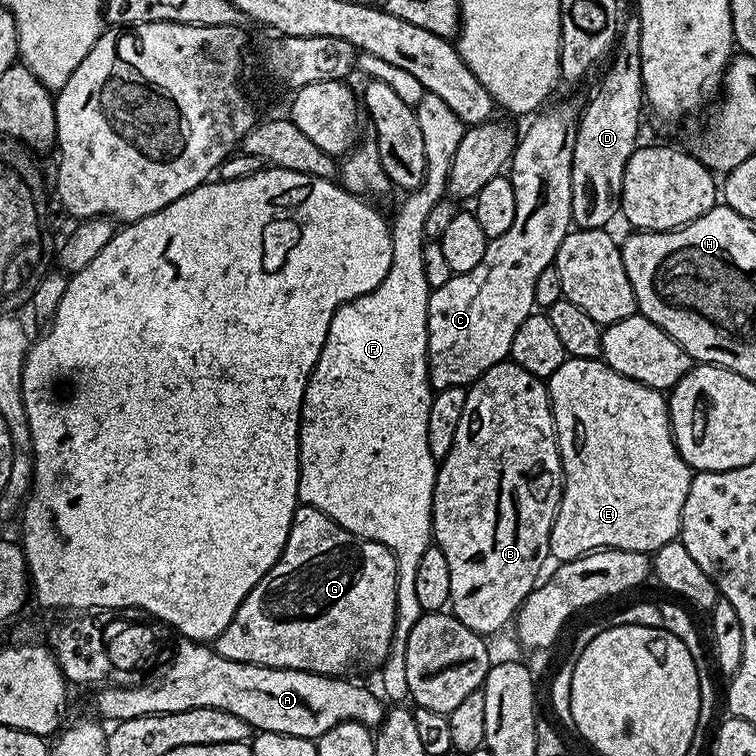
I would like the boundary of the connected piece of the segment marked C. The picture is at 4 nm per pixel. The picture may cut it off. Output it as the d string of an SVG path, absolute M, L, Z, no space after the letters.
M554 104L541 111L535 117L537 120L516 141L516 151L510 161L510 179L518 210L510 230L488 241L486 254L482 254L482 262L478 262L474 270L457 272L450 282L446 282L446 286L431 289L428 298L428 382L433 389L471 385L481 372L509 359L514 334L518 334L518 326L522 326L522 322L533 315L532 307L537 303L534 282L542 270L553 267L558 246L562 246L562 238L566 238L573 227L572 163L578 108L572 104Z

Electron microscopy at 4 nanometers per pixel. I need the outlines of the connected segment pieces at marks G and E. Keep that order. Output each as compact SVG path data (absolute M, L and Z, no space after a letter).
M300 504L297 507L290 534L286 538L286 546L274 562L274 566L265 576L260 579L258 586L246 594L242 606L234 614L230 626L222 630L222 634L216 637L214 647L222 658L230 658L234 662L246 662L247 664L257 664L258 666L270 666L271 668L293 668L303 672L316 672L320 676L339 677L347 670L351 664L376 664L383 665L384 660L388 657L388 651L392 645L392 635L394 634L394 622L396 621L396 556L384 544L379 544L373 540L367 540L361 536L350 534L338 522L334 522L322 510L318 510L309 504Z
M565 359L552 376L547 377L548 398L552 401L552 420L556 423L556 444L560 448L560 464L564 468L564 491L560 494L560 505L550 530L550 556L553 561L577 560L590 552L599 552L605 548L617 548L627 552L646 552L654 554L680 534L682 506L686 506L686 494L690 490L693 469L680 457L676 449L676 440L672 437L672 423L668 417L668 402L665 393L659 388L647 388L642 382L634 382L614 371L603 359L578 360Z

